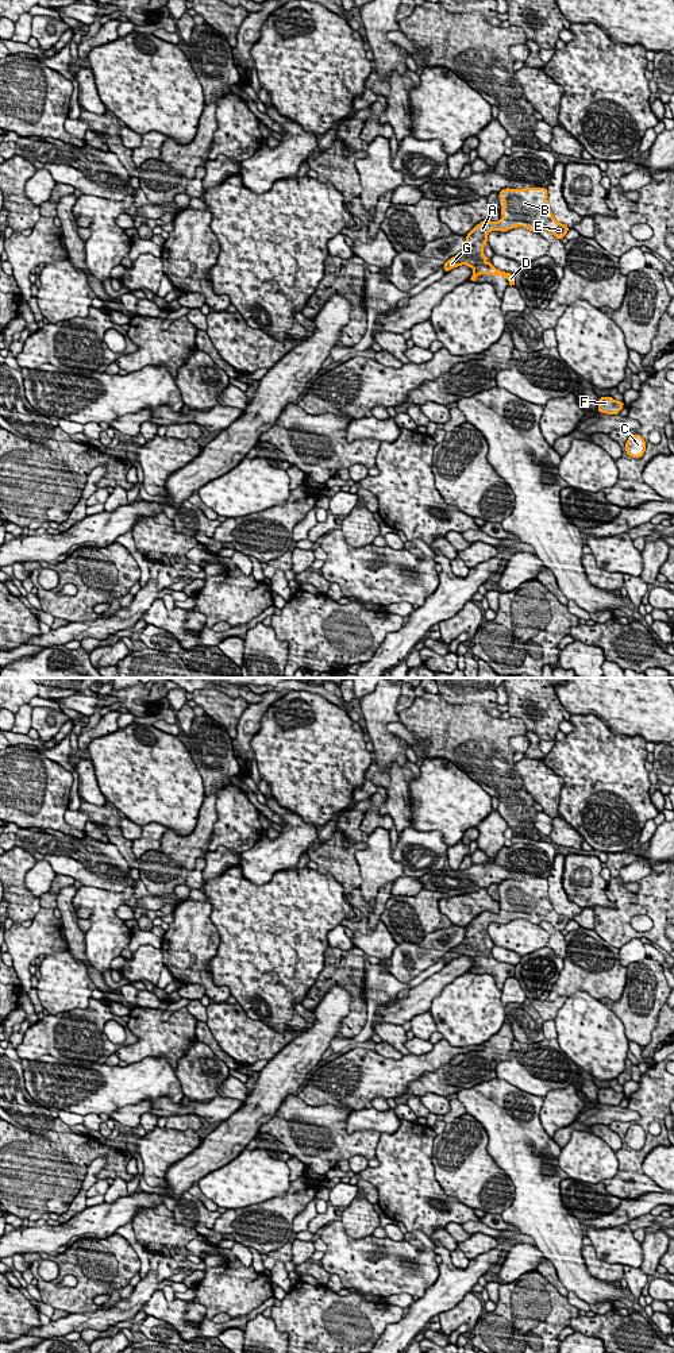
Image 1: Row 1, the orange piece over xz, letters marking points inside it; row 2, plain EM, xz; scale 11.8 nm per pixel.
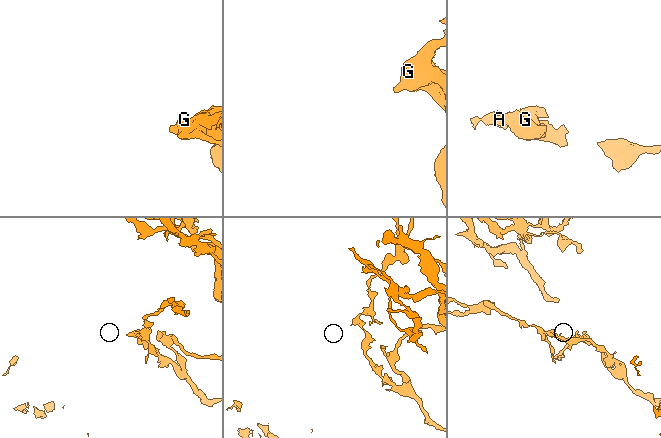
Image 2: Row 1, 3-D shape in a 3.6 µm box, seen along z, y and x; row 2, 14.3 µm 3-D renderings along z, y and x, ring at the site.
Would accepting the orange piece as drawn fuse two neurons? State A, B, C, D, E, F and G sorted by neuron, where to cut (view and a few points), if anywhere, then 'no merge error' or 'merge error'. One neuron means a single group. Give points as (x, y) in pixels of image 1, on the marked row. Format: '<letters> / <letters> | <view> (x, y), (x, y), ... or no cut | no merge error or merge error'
A B C D E F G | no cut | no merge error

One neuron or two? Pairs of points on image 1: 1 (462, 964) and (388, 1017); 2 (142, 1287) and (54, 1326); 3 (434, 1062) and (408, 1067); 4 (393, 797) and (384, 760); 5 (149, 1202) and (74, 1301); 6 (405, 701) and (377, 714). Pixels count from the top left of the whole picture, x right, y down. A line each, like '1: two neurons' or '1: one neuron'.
1: one neuron
2: one neuron
3: one neuron
4: two neurons
5: two neurons
6: two neurons

